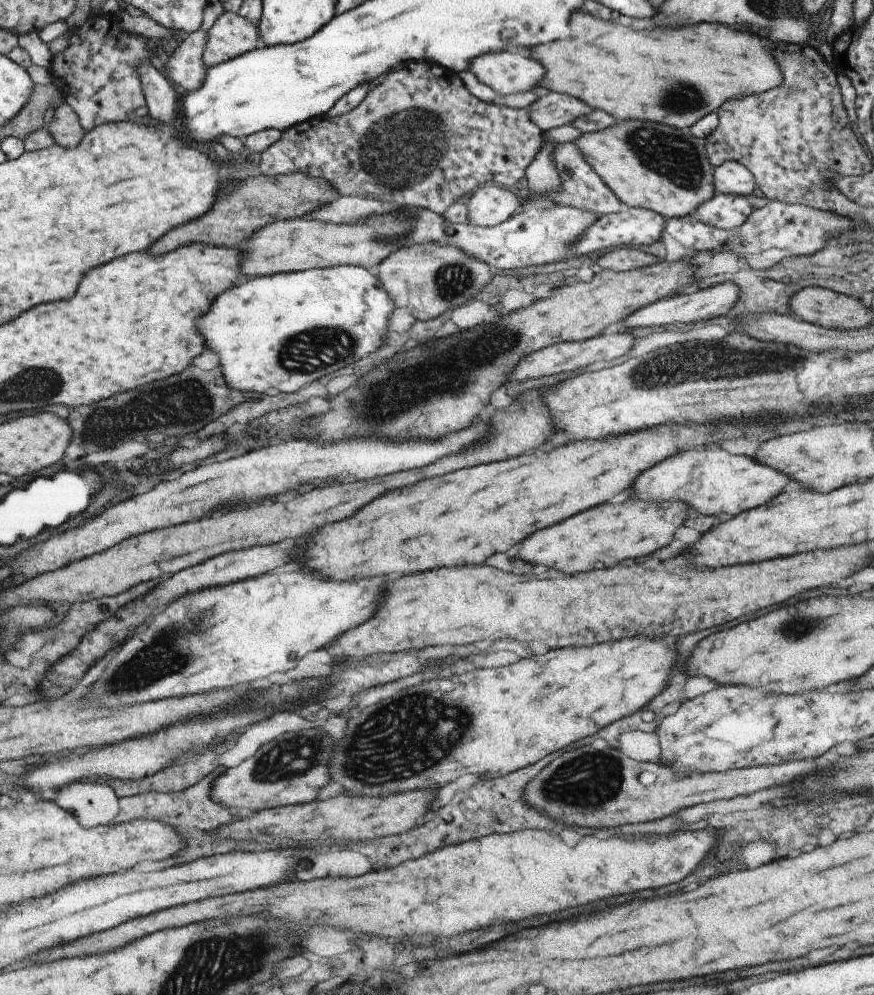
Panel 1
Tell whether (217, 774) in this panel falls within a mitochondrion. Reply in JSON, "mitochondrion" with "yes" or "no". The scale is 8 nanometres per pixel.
{"mitochondrion":"no"}

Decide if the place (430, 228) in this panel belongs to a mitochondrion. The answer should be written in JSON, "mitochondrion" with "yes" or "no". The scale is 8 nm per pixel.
{"mitochondrion":"no"}

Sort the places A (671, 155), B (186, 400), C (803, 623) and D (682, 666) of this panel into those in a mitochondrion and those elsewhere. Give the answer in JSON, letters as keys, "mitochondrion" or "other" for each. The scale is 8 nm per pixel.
{"A":"mitochondrion","B":"mitochondrion","C":"mitochondrion","D":"other"}

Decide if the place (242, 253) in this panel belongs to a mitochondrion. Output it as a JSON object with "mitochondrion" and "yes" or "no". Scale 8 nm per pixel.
{"mitochondrion":"no"}

